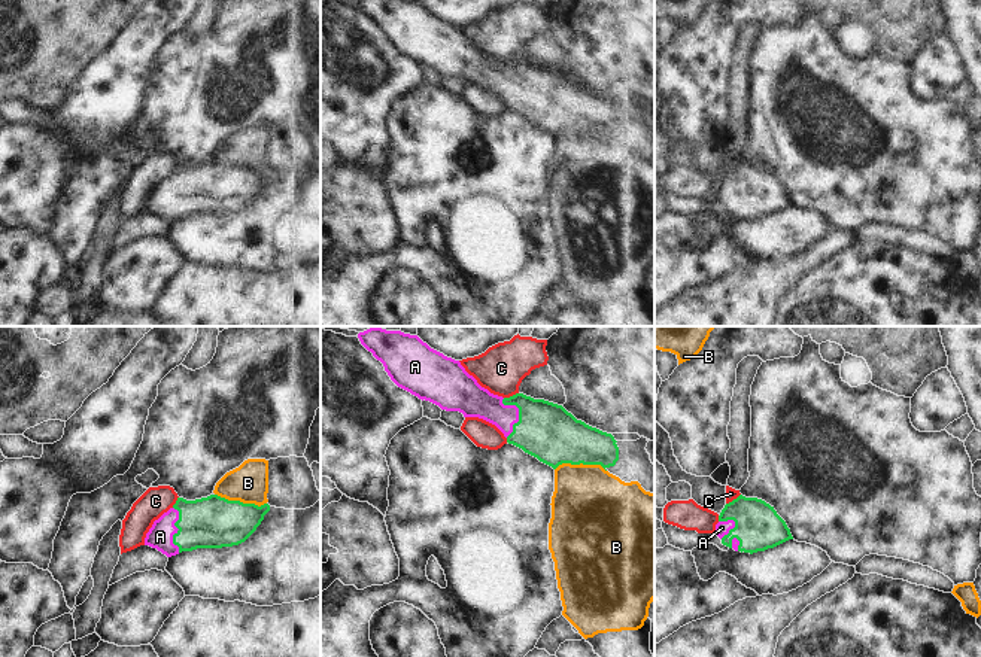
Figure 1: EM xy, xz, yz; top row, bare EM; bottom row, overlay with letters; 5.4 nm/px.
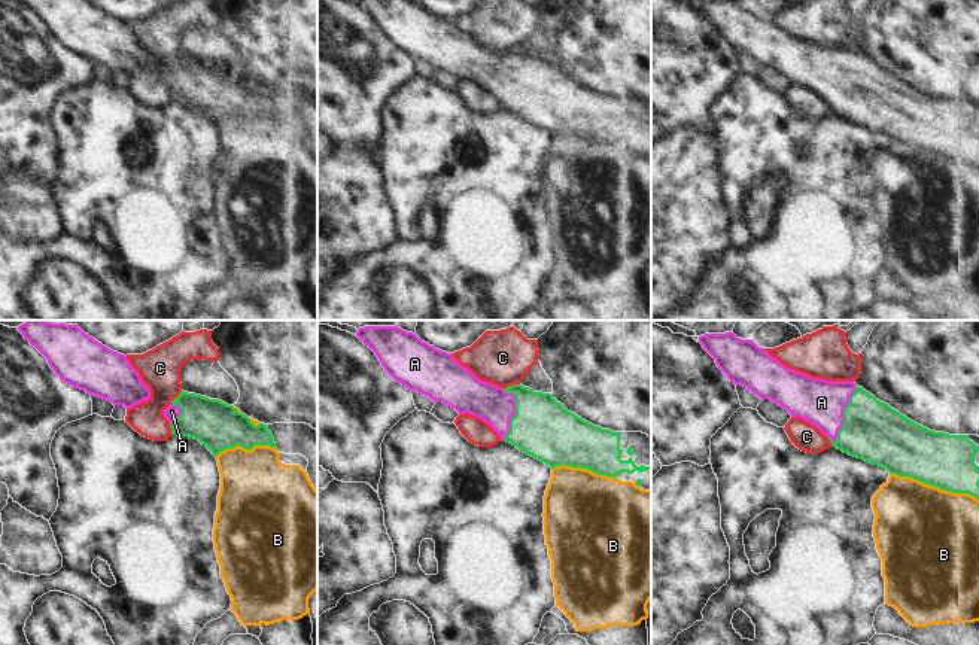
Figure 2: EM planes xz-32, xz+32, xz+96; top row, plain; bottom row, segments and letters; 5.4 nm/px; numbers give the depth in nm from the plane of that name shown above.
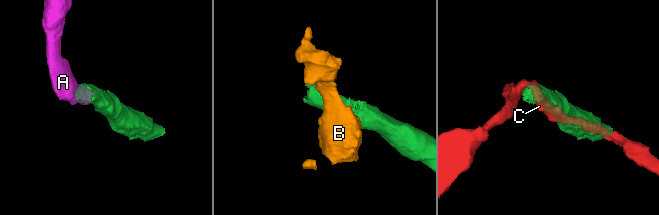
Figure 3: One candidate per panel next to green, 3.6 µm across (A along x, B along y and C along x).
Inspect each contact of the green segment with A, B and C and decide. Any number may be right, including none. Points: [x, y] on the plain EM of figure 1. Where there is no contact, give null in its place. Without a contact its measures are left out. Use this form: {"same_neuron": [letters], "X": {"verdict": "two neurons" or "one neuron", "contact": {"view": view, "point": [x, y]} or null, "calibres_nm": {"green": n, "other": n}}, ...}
{"same_neuron": ["A"], "A": {"verdict": "one neuron", "contact": {"view": "xz", "point": [519, 79]}, "calibres_nm": {"green": 300, "other": 180}}, "B": {"verdict": "two neurons", "contact": {"view": "xy", "point": [239, 167]}, "calibres_nm": {"green": 280, "other": 200}}, "C": {"verdict": "two neurons", "contact": {"view": "xz", "point": [510, 63]}, "calibres_nm": {"green": 280, "other": 260}}}

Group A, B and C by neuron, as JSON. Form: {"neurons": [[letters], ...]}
{"neurons": [["A"], ["B"], ["C"]]}

